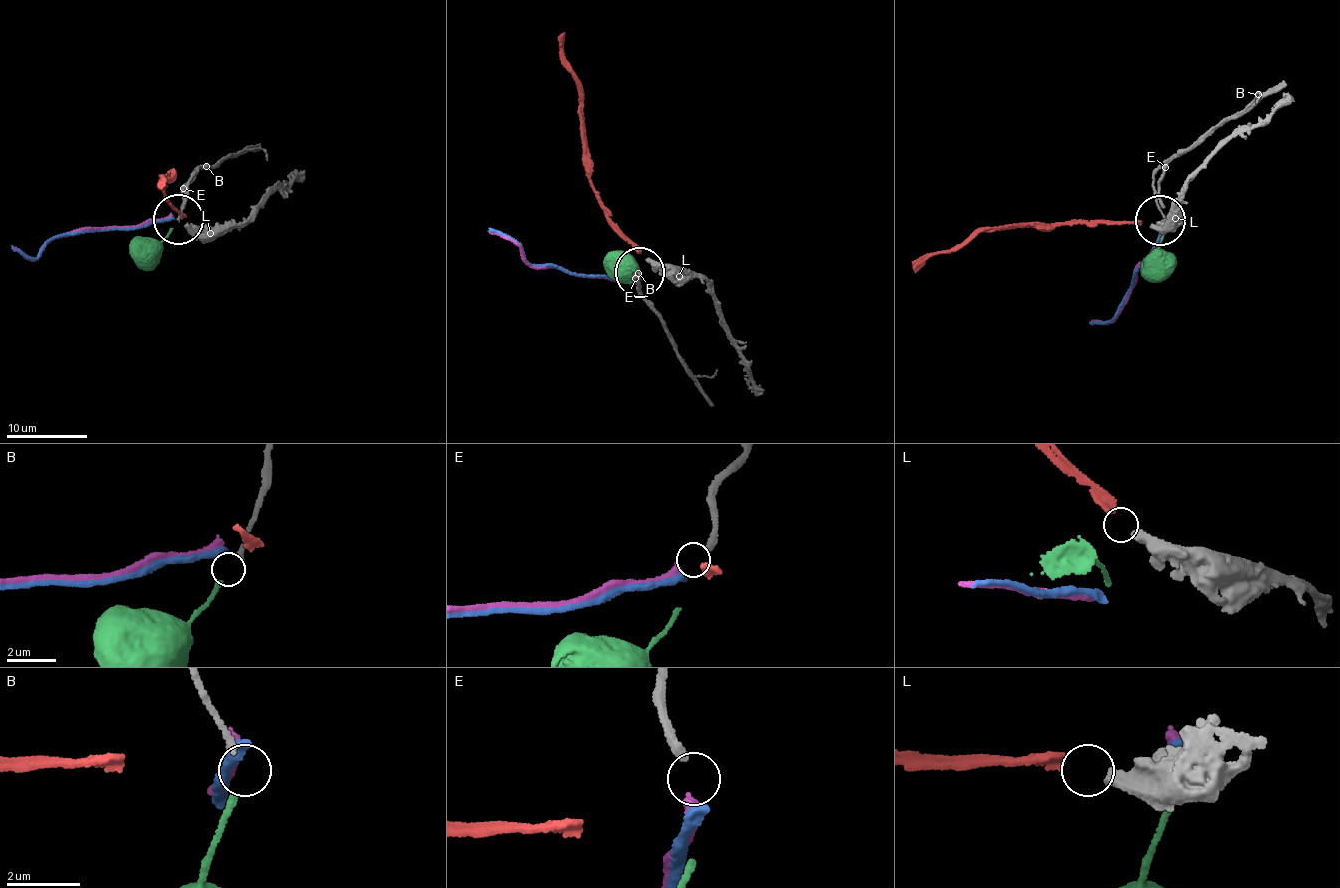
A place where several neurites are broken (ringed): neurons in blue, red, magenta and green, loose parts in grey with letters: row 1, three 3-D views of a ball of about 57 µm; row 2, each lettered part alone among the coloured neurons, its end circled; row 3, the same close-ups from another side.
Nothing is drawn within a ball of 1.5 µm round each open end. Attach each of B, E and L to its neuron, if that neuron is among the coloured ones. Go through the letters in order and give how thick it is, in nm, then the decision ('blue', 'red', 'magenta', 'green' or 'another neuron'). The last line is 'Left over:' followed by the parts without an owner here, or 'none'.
B: calibre 170 nm; green
E: calibre 280 nm; magenta
L: calibre 380 nm; another neuron
Left over: L

